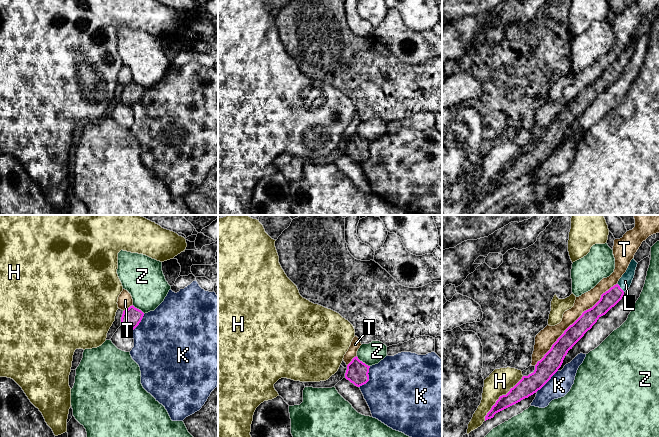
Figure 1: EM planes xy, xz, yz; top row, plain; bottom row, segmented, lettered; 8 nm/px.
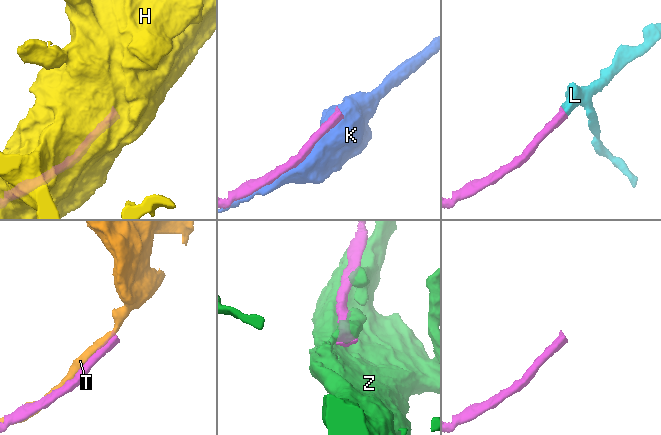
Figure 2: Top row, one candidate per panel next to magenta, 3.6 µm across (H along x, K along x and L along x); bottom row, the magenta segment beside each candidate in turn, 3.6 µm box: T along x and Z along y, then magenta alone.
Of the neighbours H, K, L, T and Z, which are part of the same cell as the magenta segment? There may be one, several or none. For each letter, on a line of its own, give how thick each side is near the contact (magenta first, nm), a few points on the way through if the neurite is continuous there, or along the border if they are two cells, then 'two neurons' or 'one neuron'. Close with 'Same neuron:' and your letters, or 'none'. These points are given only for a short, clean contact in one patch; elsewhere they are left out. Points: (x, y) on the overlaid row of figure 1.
H: calibres 160 and 200 nm; two neurons
K: calibres 180 and 480 nm; two neurons
L: calibres 140 and 100 nm; way yz (610, 298), (619, 287), (625, 281); one neuron
T: calibres 140 and 150 nm; two neurons
Z: calibres 180 and 170 nm; two neurons
Same neuron: L

